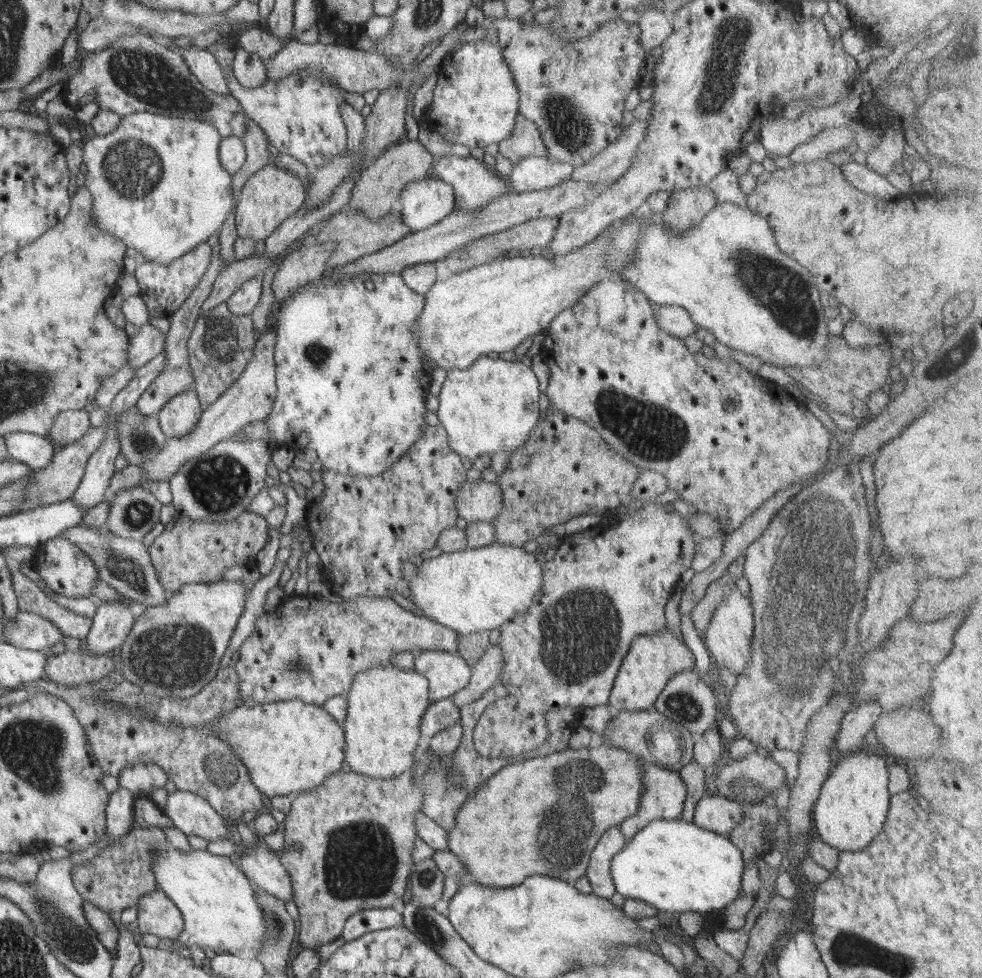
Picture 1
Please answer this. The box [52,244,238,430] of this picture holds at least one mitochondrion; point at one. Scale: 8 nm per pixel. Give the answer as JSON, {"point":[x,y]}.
{"point":[217,335]}

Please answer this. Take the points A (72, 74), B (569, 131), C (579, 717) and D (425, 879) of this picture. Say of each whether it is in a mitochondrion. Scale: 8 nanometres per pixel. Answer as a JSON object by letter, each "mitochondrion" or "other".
{"A":"other","B":"mitochondrion","C":"other","D":"mitochondrion"}

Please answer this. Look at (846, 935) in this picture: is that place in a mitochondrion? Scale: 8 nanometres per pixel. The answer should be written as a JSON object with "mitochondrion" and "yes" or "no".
{"mitochondrion":"yes"}

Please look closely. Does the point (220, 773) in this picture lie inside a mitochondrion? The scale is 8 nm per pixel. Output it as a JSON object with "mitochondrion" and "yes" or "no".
{"mitochondrion":"yes"}

